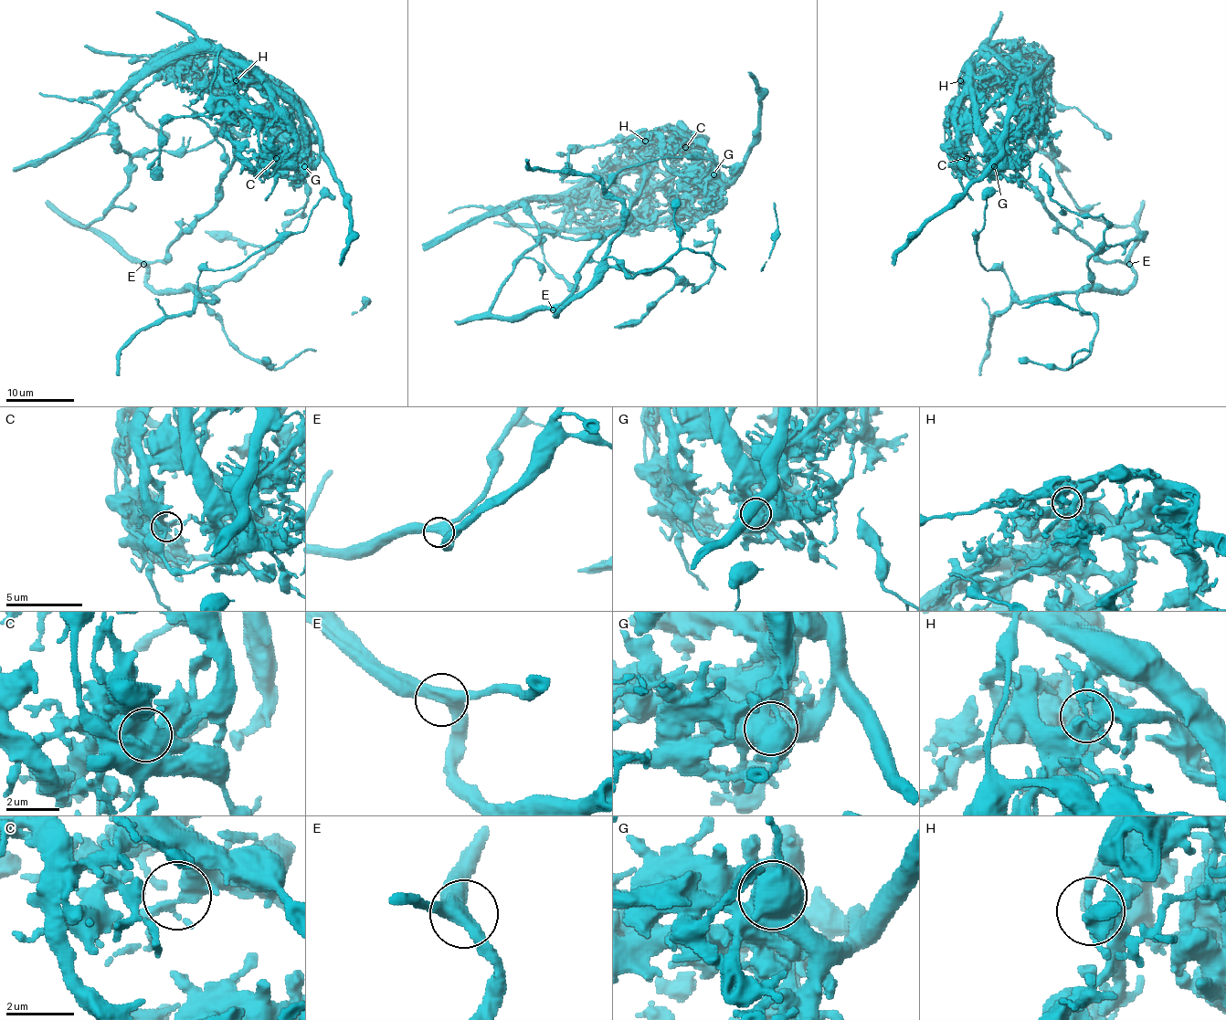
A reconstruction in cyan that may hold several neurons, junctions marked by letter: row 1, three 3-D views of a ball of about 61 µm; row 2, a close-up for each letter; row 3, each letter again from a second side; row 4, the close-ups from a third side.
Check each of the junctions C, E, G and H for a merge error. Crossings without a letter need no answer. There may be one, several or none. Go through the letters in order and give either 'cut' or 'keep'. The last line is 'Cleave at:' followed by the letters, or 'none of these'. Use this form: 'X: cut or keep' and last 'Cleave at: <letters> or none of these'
C: keep
E: keep
G: cut
H: cut
Cleave at: G, H

